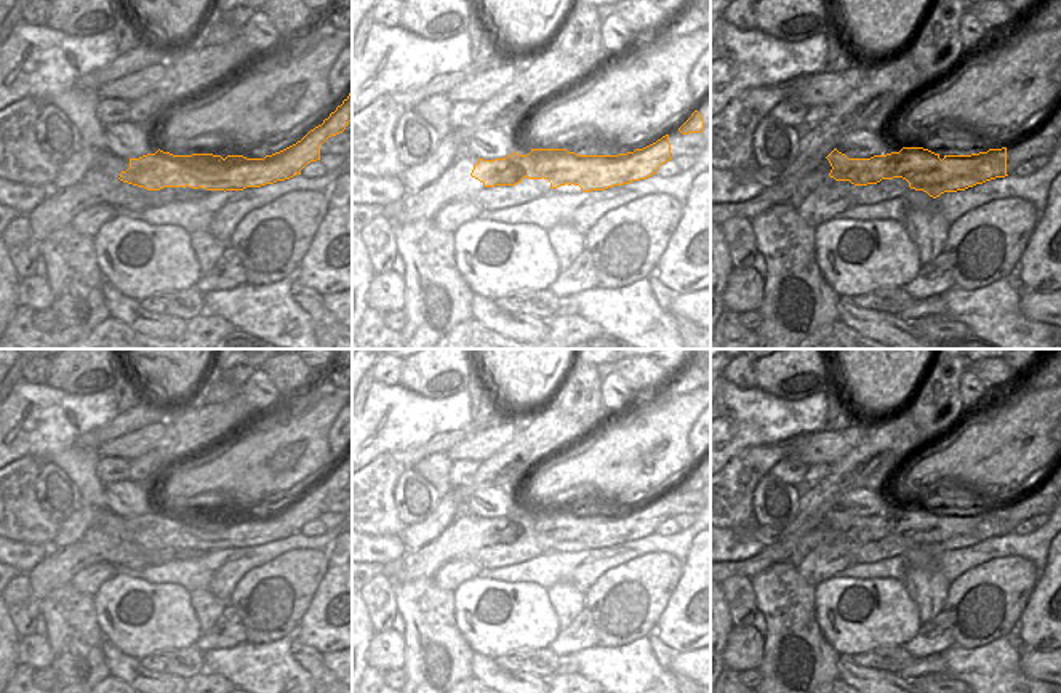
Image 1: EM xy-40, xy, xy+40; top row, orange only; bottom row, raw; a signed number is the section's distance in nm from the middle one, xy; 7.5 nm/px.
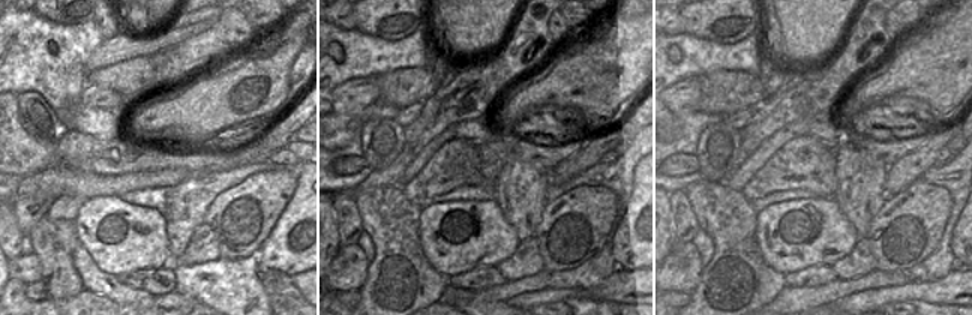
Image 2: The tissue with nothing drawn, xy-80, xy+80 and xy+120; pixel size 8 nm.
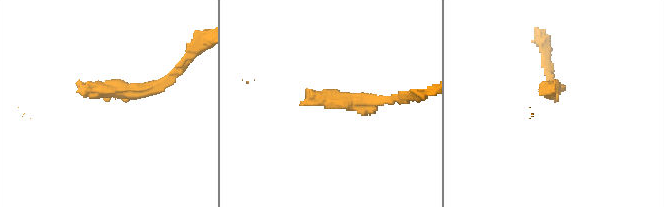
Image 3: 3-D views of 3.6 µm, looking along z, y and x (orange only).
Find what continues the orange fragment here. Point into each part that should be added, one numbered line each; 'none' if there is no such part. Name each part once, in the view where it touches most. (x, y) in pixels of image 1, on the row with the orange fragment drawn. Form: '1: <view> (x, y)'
1: xy-40 (111, 165)

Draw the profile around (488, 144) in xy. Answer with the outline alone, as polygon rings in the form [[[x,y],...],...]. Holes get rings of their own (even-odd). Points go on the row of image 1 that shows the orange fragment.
[[[490,128],[475,133],[467,141],[467,154],[483,160],[504,158],[514,152],[520,155],[531,152],[523,133],[502,133]]]

